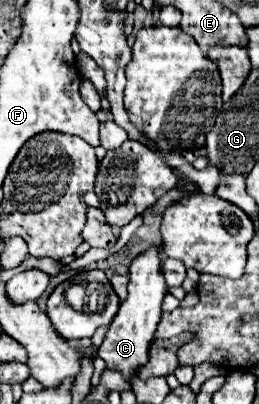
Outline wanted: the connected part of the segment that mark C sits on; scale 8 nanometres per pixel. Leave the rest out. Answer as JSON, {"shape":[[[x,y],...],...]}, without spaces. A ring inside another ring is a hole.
{"shape":[[[153,245],[145,253],[141,253],[137,259],[129,265],[129,297],[121,303],[119,313],[115,315],[115,321],[111,321],[109,331],[105,335],[105,341],[101,343],[97,355],[107,363],[109,369],[119,369],[125,373],[125,379],[129,381],[137,367],[147,363],[147,351],[149,343],[155,337],[157,323],[161,321],[161,305],[167,295],[167,285],[161,271],[161,247]]]}

